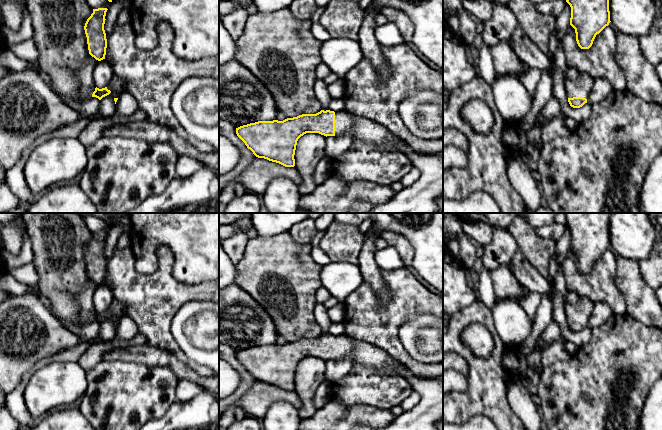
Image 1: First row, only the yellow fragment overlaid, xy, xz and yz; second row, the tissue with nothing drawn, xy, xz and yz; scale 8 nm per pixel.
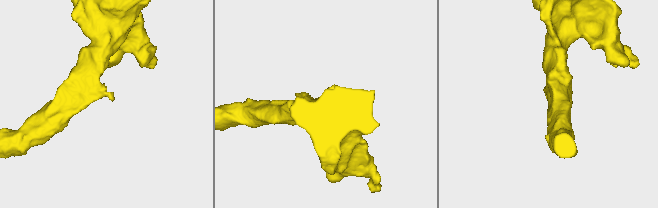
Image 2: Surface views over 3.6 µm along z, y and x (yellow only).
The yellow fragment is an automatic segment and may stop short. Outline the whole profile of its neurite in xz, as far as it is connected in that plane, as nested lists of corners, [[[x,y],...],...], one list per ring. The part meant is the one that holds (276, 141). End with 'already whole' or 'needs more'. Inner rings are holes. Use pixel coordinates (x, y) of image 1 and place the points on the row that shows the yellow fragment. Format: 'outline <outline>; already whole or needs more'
outline [[[321,110],[316,114],[302,114],[283,121],[258,121],[236,128],[237,136],[258,158],[295,166],[298,139],[306,133],[340,136],[351,132],[353,142],[395,148],[409,147],[402,139],[391,134],[384,126],[370,119],[354,116],[347,110]]]; needs more

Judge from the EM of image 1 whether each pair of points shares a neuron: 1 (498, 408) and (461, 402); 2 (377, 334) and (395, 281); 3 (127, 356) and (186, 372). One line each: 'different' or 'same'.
1: same
2: same
3: same

